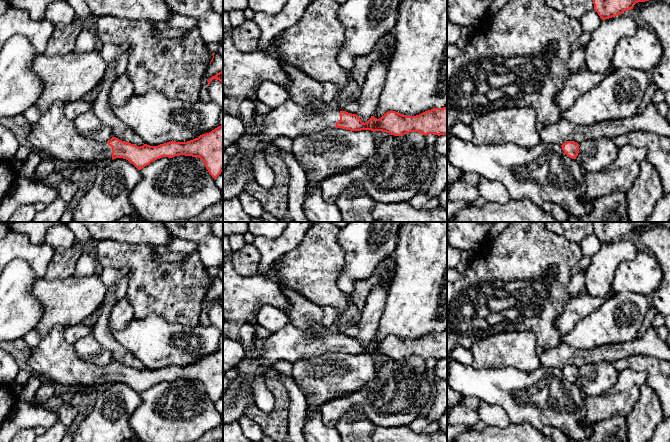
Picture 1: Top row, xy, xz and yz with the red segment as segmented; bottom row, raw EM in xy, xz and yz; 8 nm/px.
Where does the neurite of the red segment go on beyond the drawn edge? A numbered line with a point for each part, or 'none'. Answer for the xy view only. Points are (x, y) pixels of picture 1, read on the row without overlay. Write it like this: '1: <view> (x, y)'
1: xy (54, 358)

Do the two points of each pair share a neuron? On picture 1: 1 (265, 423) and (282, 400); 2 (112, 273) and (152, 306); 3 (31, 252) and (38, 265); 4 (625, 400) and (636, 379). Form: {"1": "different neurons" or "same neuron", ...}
{"1": "same neuron", "2": "different neurons", "3": "same neuron", "4": "same neuron"}

